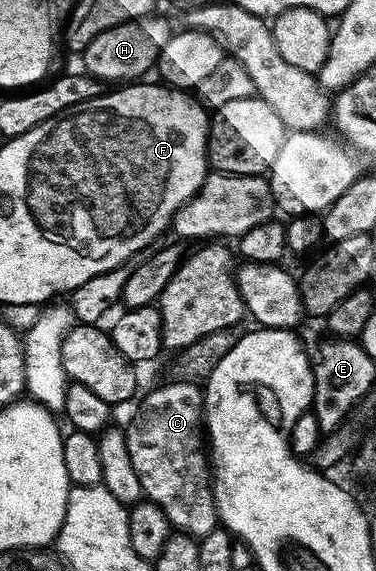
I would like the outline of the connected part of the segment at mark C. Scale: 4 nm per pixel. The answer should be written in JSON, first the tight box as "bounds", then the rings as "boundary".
{"bounds":[125,380,220,540],"boundary":[[[170,380],[167,383],[143,400],[130,426],[125,427],[128,456],[132,456],[132,468],[136,468],[136,476],[140,476],[143,495],[160,507],[175,531],[201,540],[220,526],[214,503],[212,470],[204,449],[204,394],[193,381]]]}

